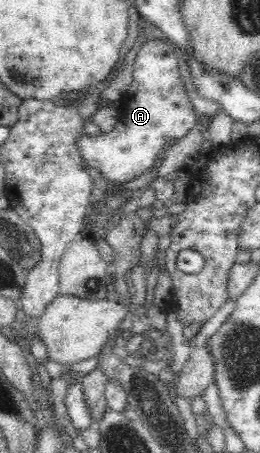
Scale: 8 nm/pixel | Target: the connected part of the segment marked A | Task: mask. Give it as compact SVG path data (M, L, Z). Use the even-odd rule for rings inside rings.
M158 38L147 40L137 51L132 67L132 82L121 99L118 122L113 130L98 136L84 133L83 136L77 138L76 142L84 162L113 184L129 182L137 179L143 172L147 172L163 155L169 140L180 139L185 136L195 126L199 118L181 81L179 57L169 40Z

